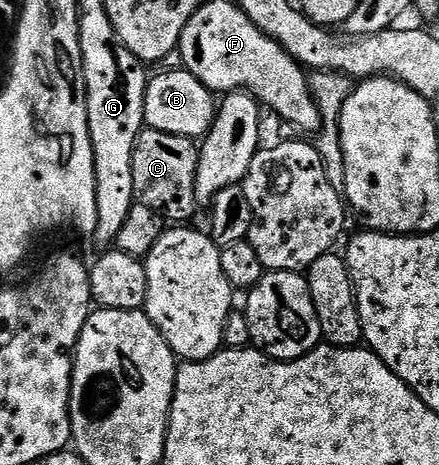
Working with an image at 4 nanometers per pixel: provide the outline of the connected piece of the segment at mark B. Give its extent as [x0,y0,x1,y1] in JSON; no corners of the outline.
[144,71,216,140]

